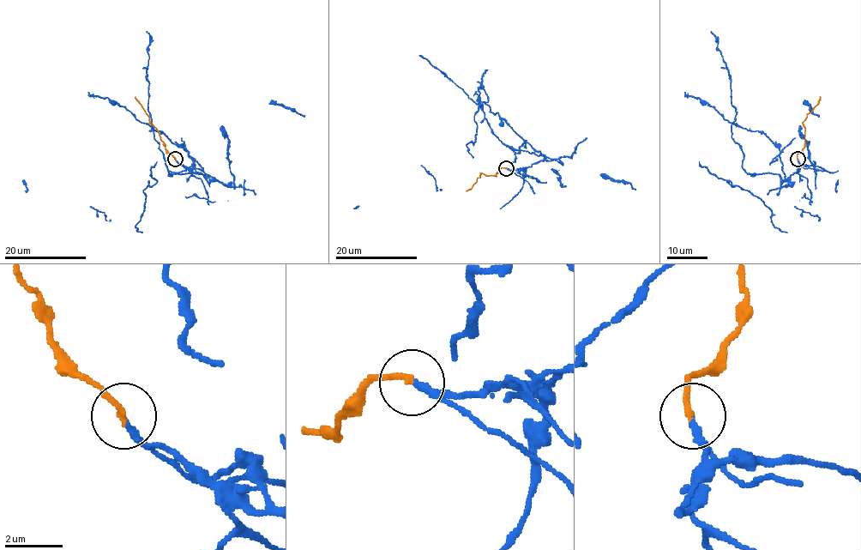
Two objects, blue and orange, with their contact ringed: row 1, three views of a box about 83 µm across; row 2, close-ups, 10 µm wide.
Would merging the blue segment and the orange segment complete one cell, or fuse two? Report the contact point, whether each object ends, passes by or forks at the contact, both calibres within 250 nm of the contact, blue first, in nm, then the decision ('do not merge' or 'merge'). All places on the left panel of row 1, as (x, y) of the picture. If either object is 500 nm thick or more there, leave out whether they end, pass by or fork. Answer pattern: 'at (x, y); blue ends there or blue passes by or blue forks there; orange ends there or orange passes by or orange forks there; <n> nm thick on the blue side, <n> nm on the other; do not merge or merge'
at (175, 159); blue ends there; orange ends there; 200 nm thick on the blue side, 190 nm on the other; do not merge

